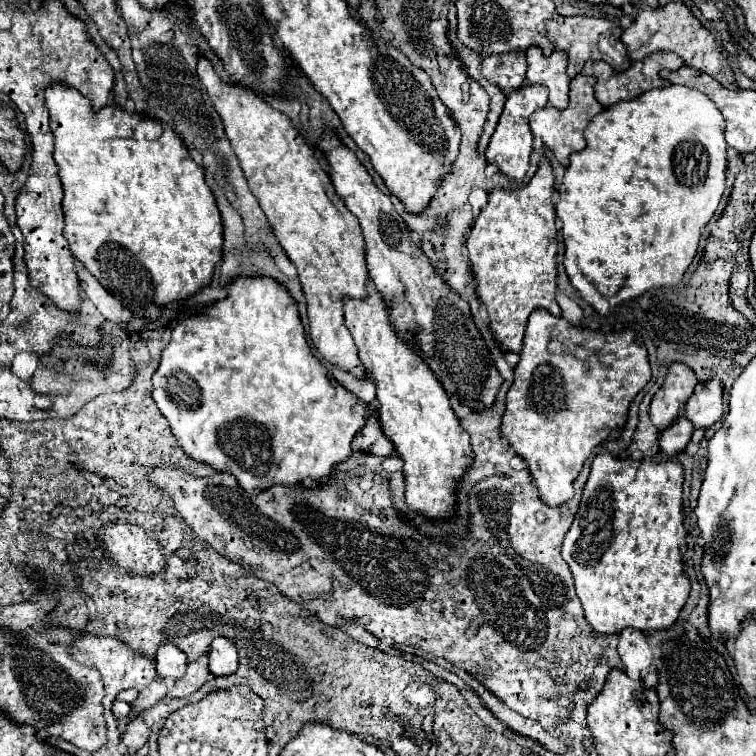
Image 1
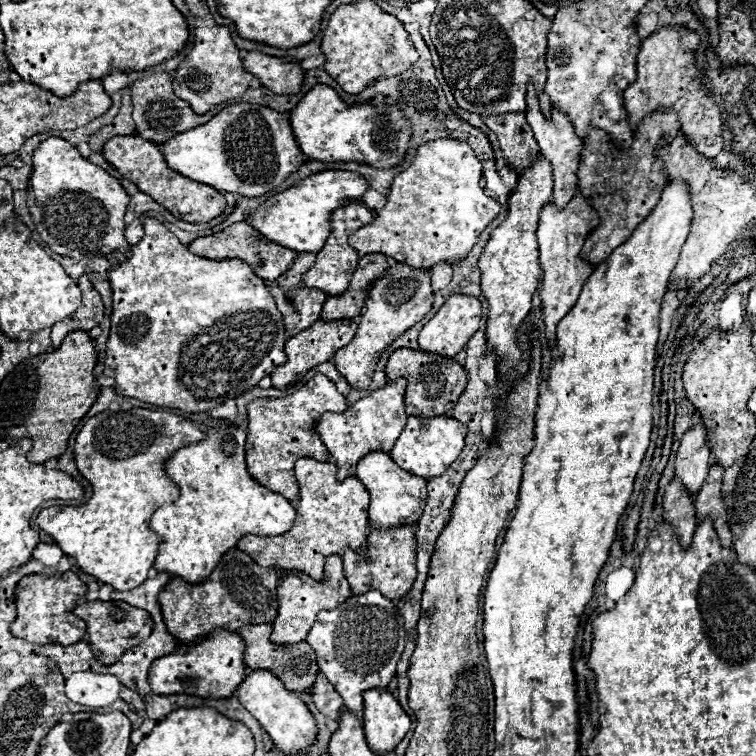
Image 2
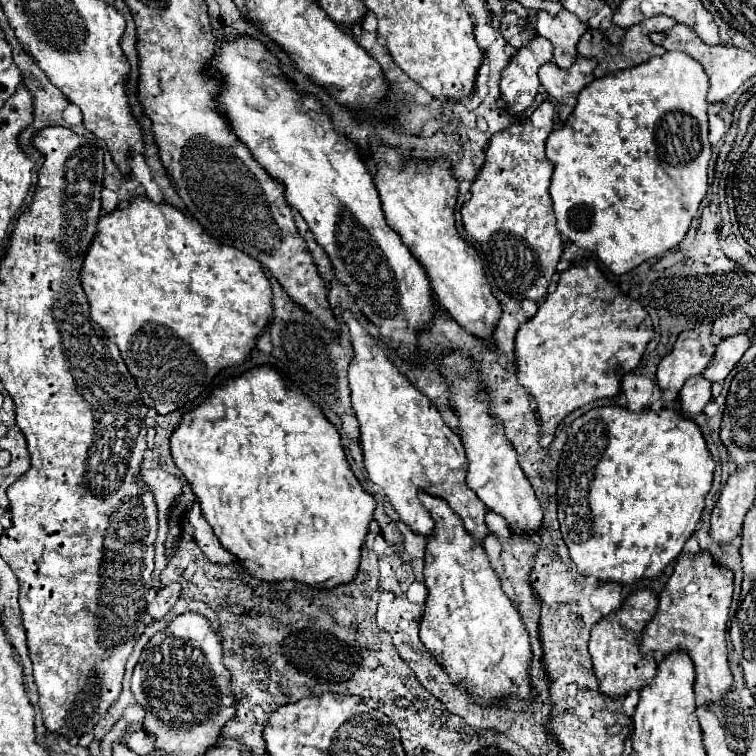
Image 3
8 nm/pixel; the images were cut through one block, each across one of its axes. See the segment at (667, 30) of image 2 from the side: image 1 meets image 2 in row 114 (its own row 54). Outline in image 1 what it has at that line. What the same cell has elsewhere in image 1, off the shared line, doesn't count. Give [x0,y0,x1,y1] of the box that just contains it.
[622,2,734,86]

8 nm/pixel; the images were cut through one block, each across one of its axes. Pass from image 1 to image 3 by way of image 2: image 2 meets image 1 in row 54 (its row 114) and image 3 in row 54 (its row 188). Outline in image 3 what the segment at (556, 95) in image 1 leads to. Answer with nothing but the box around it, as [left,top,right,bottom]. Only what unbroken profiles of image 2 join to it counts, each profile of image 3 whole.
[536,10,588,68]

